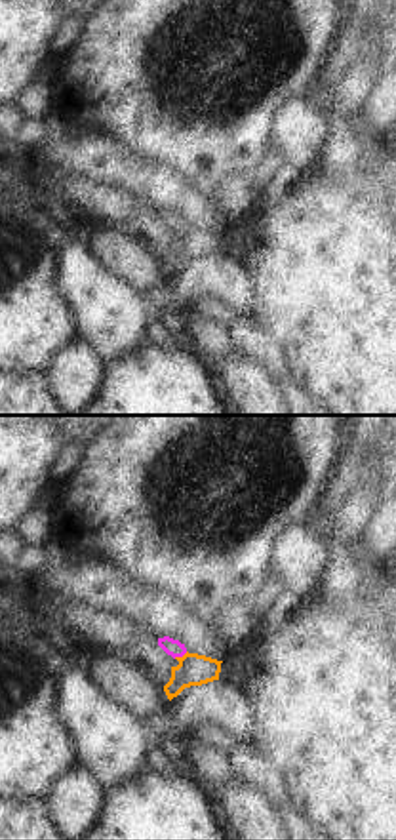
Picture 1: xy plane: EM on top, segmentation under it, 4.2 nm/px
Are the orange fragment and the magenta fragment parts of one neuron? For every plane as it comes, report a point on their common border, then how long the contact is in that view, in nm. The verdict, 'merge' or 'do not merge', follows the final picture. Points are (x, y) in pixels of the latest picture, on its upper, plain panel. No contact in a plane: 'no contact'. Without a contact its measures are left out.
meets orange at (179, 231); contact 70 nm long

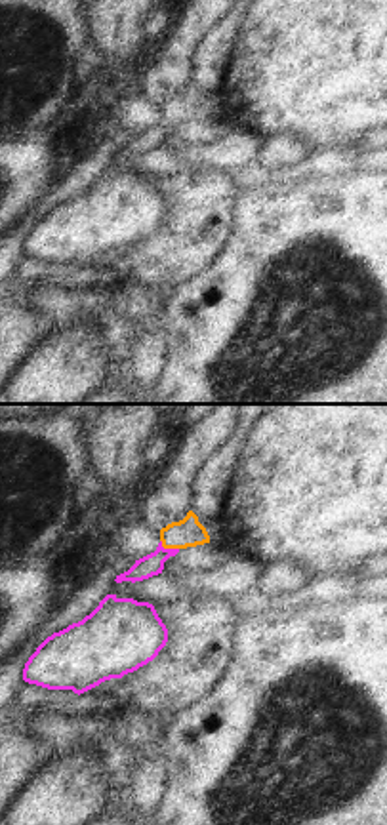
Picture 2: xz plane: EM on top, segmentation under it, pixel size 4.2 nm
meets orange at (168, 120); contact 90 nm long

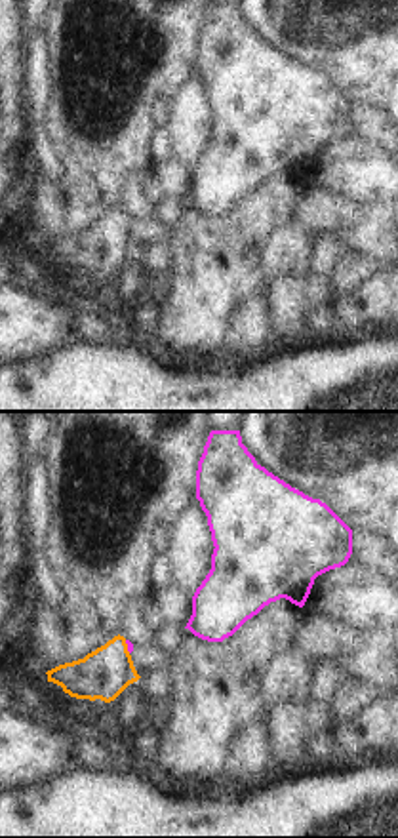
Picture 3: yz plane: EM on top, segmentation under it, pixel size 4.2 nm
meets orange at (126, 219); contact 60 nm long

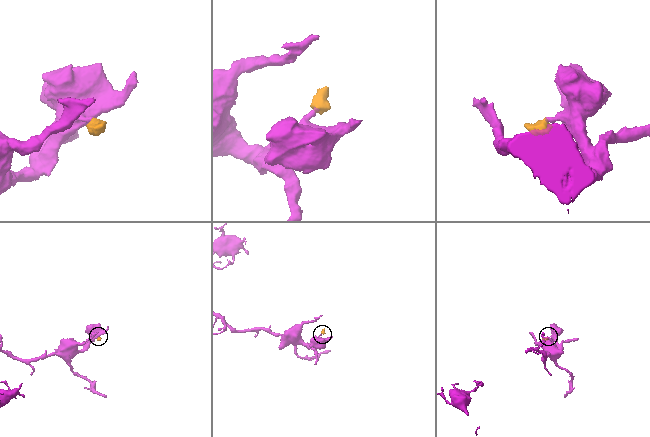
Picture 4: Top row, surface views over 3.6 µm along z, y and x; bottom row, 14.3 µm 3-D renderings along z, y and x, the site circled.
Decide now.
merge

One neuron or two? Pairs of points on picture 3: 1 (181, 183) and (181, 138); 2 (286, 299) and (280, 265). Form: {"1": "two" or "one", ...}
{"1": "two", "2": "two"}

